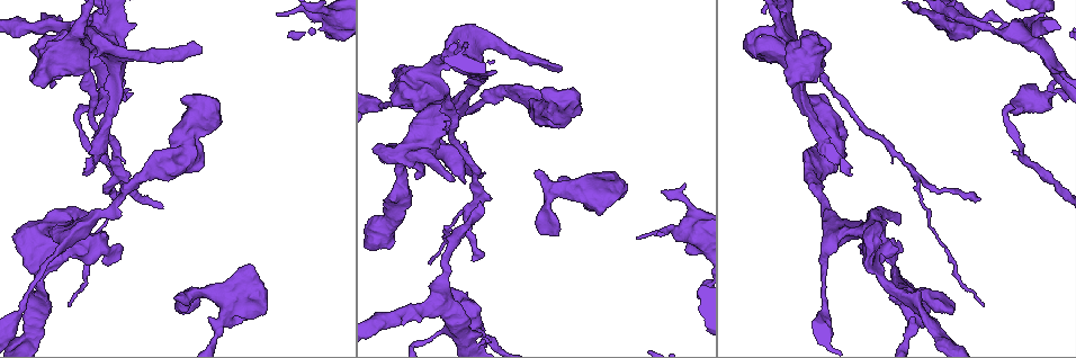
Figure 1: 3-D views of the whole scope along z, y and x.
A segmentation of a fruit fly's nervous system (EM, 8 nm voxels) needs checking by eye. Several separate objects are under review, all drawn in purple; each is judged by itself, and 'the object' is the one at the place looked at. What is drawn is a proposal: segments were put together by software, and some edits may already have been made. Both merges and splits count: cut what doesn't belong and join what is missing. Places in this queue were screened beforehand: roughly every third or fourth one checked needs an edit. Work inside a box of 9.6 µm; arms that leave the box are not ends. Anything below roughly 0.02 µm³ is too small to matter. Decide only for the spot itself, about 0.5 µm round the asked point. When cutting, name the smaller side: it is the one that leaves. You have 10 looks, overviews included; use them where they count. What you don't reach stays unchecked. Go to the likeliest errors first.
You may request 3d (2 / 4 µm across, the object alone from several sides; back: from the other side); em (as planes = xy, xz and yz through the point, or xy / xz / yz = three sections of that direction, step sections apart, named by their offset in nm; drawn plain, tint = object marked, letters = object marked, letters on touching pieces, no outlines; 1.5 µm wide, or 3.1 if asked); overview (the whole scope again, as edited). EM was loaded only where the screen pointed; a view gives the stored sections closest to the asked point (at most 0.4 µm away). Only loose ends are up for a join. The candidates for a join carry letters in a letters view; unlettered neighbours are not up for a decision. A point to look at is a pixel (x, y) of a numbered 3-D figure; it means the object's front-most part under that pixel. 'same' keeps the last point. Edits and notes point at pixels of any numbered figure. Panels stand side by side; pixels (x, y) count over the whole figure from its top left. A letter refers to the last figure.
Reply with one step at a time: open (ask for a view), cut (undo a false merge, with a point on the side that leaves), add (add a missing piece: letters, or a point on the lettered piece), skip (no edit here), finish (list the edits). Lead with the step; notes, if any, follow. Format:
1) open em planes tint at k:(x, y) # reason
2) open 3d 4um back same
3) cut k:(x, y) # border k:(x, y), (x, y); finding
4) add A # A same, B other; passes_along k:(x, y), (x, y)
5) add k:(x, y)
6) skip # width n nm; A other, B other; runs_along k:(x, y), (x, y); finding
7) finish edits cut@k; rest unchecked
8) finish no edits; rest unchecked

open em planes letters at 1:(125, 91) # sharp bend

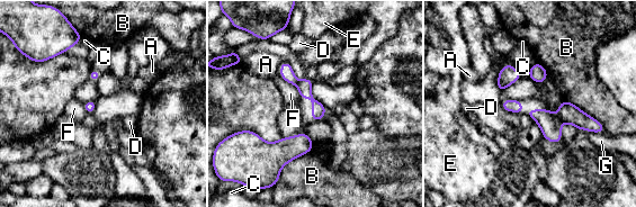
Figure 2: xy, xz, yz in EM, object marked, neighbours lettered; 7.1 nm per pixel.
cut 2:(286, 72) # width 80 nm; A other, B other, C other, D other, E other, F other, G other; a second cell is stuck on

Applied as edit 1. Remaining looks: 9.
open em planes letters at 1:(901, 251) # thick end

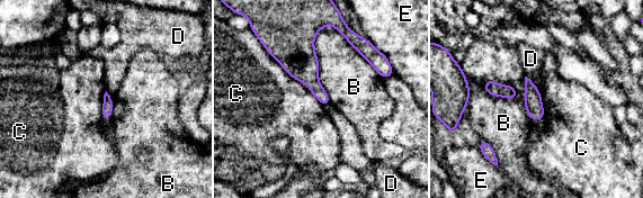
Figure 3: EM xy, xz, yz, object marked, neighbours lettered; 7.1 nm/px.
skip # B other, C other, D other, E other; border 3:(267, 52), (288, 74), (304, 86); none of them fits

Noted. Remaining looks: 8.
open em planes letters at 1:(598, 212) # thick end

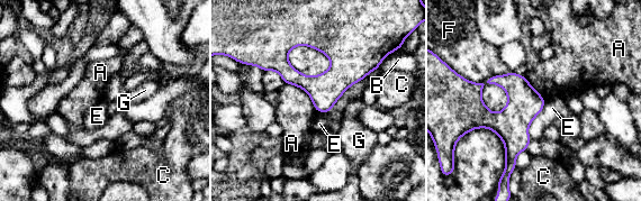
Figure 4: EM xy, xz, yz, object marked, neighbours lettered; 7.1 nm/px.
skip # A other, B other, C other, E other, F other, G other; border 4:(545, 100), (527, 129), (530, 139); no lettered piece goes on from it

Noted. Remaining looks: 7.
open 3d 2um back at 1:(177, 296) # branch stops here

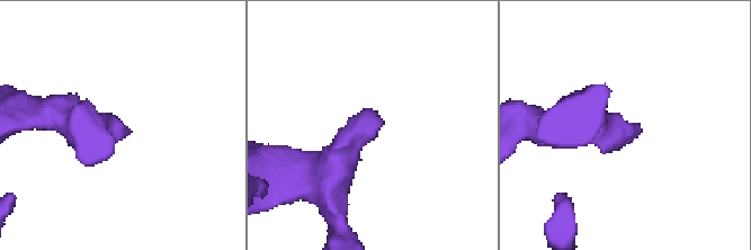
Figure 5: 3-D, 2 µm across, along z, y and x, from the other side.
open em planes letters at 5:(371, 108) # shape alone is not enough

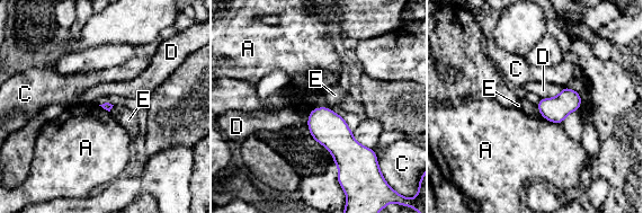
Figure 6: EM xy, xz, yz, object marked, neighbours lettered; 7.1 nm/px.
skip # A other, C other, D other, E other; border 6:(543, 116), (548, 121), (561, 124); no lettered piece goes on from it

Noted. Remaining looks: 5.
finish edits cut@2; rest unchecked

